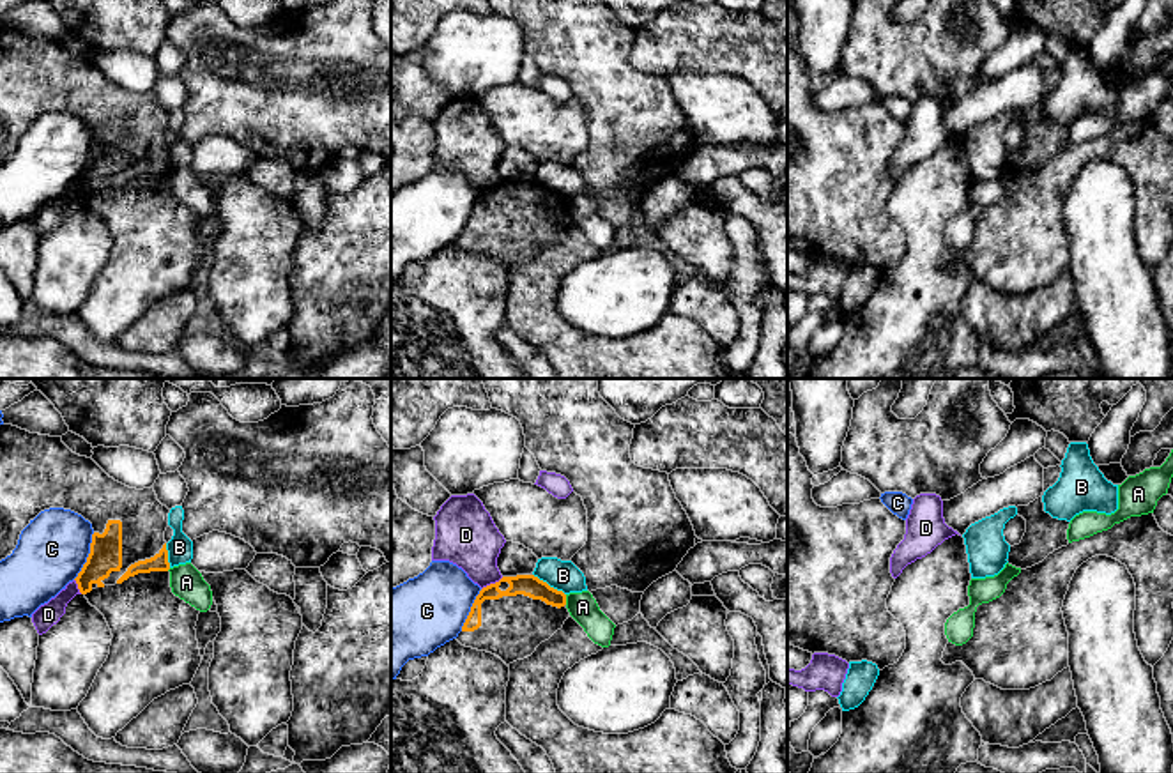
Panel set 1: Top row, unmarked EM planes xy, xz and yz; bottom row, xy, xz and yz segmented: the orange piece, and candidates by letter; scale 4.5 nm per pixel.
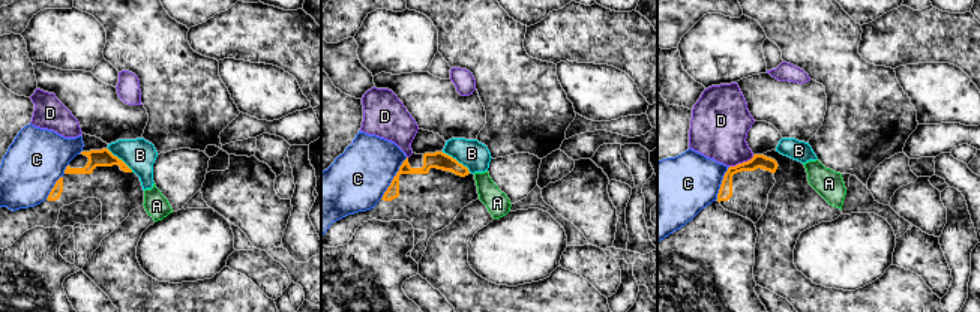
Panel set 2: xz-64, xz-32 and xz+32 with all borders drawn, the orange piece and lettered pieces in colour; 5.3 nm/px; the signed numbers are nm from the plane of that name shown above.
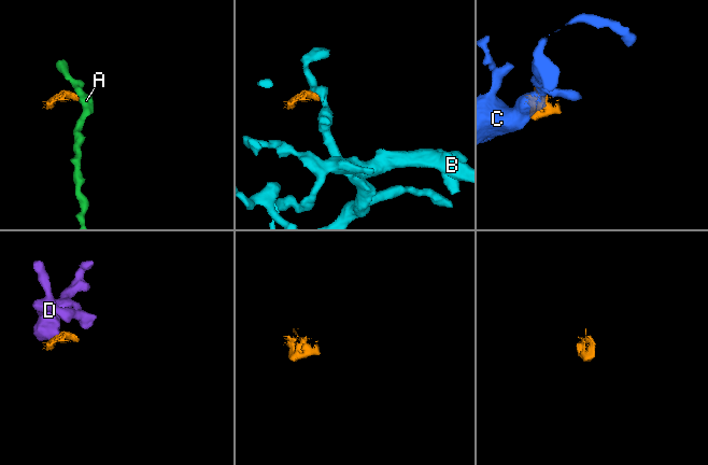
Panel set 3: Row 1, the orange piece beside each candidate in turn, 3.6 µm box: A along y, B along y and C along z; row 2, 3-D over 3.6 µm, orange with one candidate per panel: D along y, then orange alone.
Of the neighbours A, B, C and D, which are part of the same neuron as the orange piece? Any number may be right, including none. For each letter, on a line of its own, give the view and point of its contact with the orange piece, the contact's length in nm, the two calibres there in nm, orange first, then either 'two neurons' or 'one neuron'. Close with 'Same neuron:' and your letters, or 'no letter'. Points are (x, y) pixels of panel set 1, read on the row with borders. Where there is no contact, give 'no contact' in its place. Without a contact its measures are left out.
A: xz (565, 600) | 50 nm | 100/140 nm | two neurons
B: xz (547, 584) | 180 nm | 100/140 nm | two neurons
C: xy (89, 556) | 240 nm | 150/320 nm | two neurons
D: xz (492, 584) | 120 nm | 100/280 nm | two neurons
Same neuron: no letter

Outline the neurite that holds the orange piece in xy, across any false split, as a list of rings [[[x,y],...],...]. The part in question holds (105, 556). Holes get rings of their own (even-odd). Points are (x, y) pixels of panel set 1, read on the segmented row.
[[[0,425],[0,561],[12,554],[21,531],[44,509],[64,508],[92,524],[90,554],[74,578],[81,594],[96,587],[122,584],[129,577],[168,571],[165,531],[170,509],[157,501],[154,488],[129,488],[110,478],[92,458],[73,453],[62,437],[30,433],[12,425]]]

